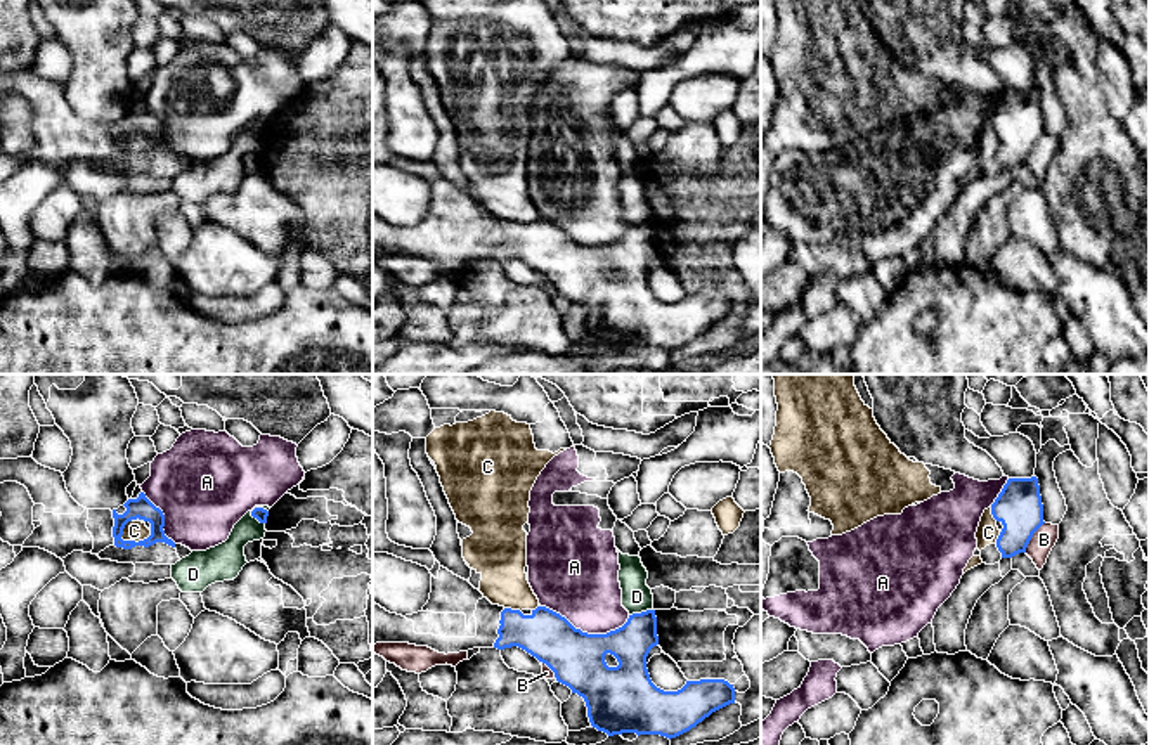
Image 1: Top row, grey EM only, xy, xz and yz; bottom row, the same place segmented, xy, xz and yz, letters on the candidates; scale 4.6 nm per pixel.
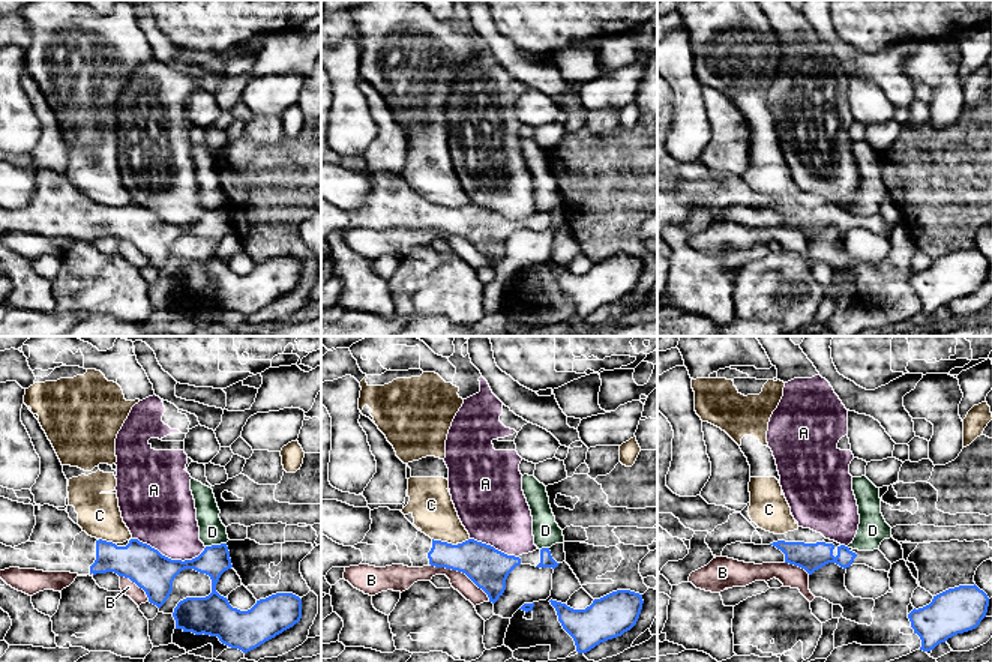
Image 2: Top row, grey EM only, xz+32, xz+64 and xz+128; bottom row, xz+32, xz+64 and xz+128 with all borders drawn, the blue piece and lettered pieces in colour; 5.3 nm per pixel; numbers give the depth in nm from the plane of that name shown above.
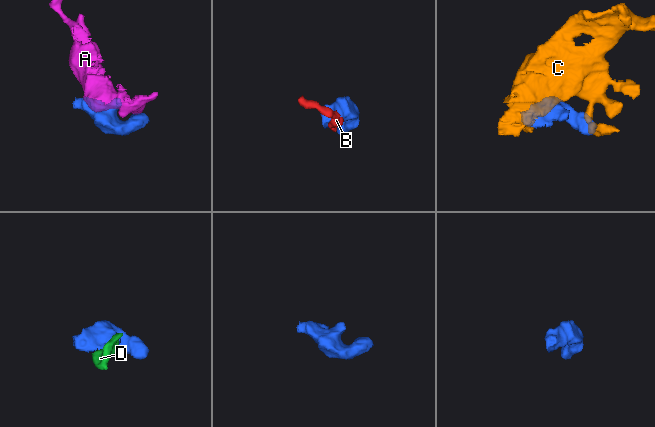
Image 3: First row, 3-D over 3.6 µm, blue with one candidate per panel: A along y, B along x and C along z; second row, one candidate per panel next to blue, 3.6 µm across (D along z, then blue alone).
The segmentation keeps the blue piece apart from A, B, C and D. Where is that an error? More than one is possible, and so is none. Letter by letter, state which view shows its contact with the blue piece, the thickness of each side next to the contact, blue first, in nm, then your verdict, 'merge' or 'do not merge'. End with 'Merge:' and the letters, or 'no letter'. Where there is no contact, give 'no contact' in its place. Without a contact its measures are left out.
A: contact in xz; calibres 260 and 360 nm; do not merge
B: contact in yz; calibres 220 and 110 nm; do not merge
C: contact in xy; calibres 100 and 100 nm; do not merge
D: contact in xy; calibres 60 and 170 nm; do not merge
Merge: no letter

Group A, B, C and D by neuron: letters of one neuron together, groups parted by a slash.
A / B / C / D

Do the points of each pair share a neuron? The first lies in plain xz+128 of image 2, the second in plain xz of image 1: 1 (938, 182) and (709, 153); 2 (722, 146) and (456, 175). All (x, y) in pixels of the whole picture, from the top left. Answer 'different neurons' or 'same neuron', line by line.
1: different neurons
2: same neuron

